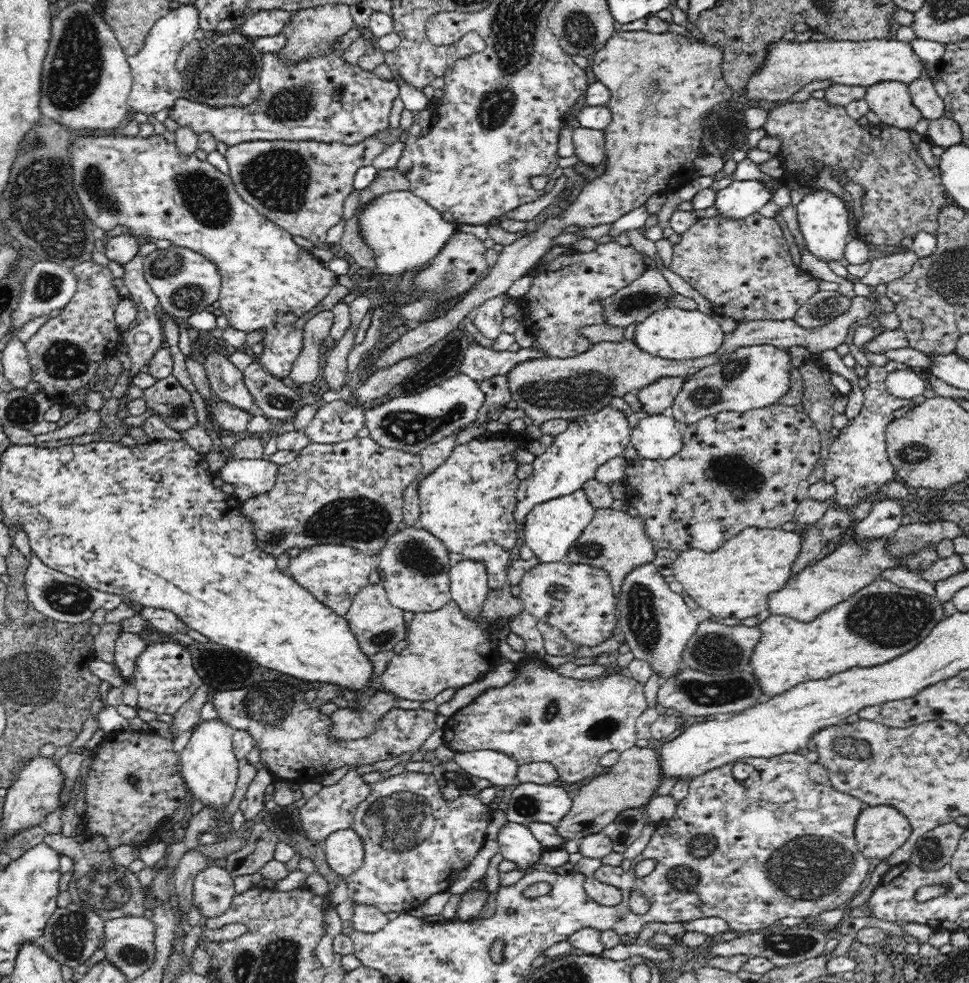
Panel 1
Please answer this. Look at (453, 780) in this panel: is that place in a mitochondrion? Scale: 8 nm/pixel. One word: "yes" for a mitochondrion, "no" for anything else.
yes

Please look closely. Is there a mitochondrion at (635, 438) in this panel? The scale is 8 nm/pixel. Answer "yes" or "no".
no

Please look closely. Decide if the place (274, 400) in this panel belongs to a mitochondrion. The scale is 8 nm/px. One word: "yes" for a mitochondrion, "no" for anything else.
yes

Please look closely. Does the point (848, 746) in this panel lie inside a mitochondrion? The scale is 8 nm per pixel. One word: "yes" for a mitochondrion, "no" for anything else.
yes

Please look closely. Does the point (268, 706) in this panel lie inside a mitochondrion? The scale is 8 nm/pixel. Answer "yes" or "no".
yes

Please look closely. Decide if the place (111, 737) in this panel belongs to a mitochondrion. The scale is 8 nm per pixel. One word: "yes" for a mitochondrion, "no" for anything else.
no

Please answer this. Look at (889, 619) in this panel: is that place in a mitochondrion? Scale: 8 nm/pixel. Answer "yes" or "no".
yes

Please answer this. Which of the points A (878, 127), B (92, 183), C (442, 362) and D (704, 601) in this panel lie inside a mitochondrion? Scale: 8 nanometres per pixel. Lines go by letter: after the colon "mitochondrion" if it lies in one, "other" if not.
A: other
B: mitochondrion
C: mitochondrion
D: other

